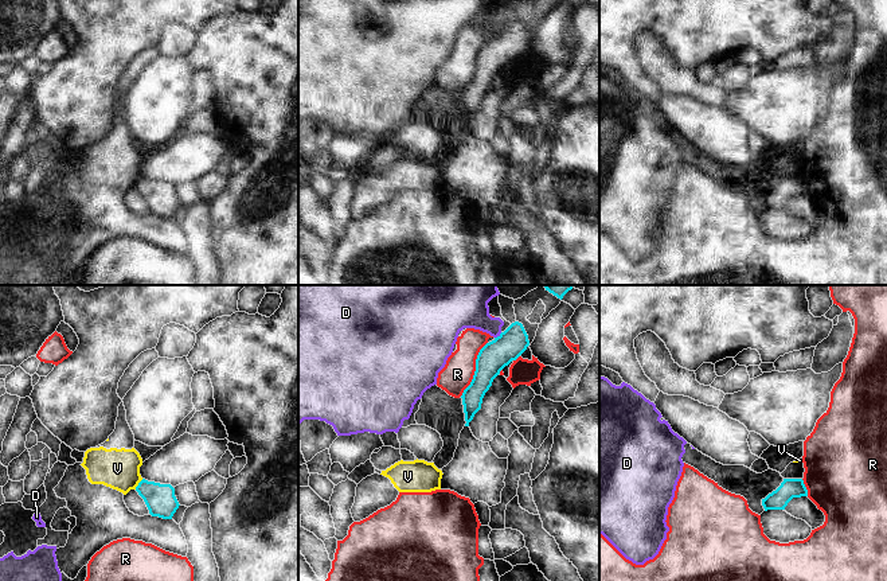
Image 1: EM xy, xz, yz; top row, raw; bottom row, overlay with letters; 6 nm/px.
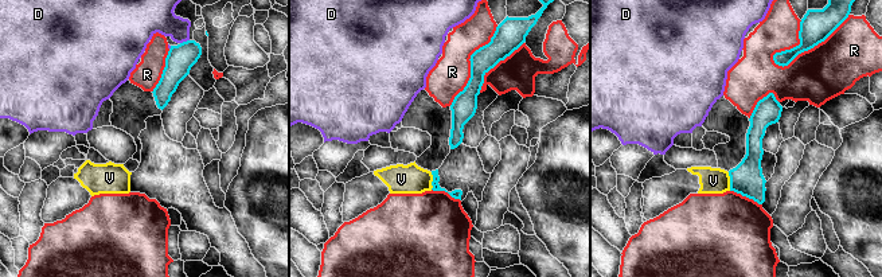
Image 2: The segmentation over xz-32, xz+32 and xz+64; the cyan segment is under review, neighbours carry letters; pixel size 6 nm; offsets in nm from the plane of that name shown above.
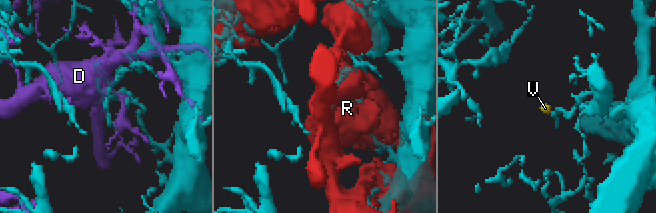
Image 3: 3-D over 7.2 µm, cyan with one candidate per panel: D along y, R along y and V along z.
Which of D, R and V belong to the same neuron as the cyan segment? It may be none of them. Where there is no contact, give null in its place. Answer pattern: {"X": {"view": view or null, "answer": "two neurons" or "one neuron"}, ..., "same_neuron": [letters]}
{"D": {"view": "xz", "answer": "two neurons"}, "R": {"view": "xz", "answer": "two neurons"}, "V": {"view": "xy", "answer": "two neurons"}, "same_neuron": []}

